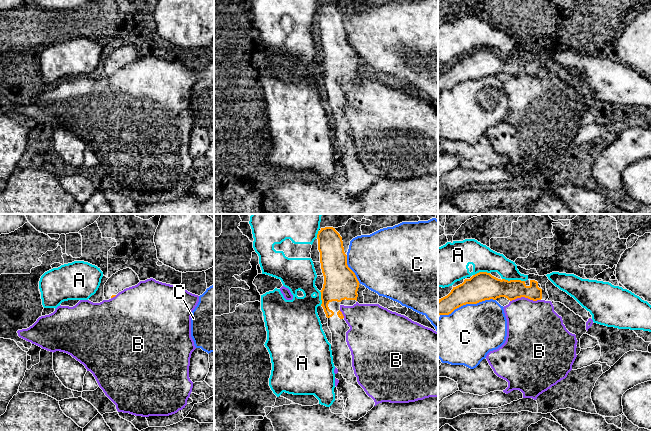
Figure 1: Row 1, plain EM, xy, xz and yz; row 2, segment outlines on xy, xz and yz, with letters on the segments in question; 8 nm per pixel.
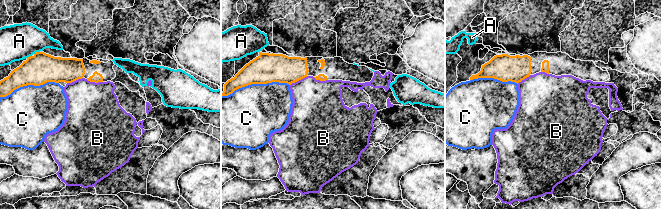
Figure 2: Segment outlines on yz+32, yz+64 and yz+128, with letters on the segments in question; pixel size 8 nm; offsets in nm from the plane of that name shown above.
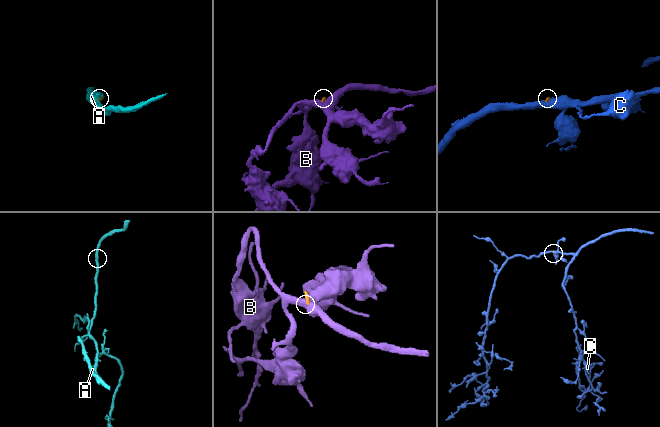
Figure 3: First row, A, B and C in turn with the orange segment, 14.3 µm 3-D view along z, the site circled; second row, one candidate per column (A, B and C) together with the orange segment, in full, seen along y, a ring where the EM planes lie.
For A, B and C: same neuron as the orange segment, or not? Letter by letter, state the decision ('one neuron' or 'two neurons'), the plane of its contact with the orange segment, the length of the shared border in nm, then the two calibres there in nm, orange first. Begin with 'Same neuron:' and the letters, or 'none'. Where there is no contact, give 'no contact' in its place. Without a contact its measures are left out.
Same neuron: none
A: two neurons; meets orange in yz; contact 190 nm long; 220 nm thick on the orange side, 180 nm on the other
B: two neurons; meets orange in yz; contact 240 nm long; 160 nm thick on the orange side, 440 nm on the other
C: two neurons; meets orange in yz; contact 460 nm long; 220 nm thick on the orange side, 440 nm on the other

